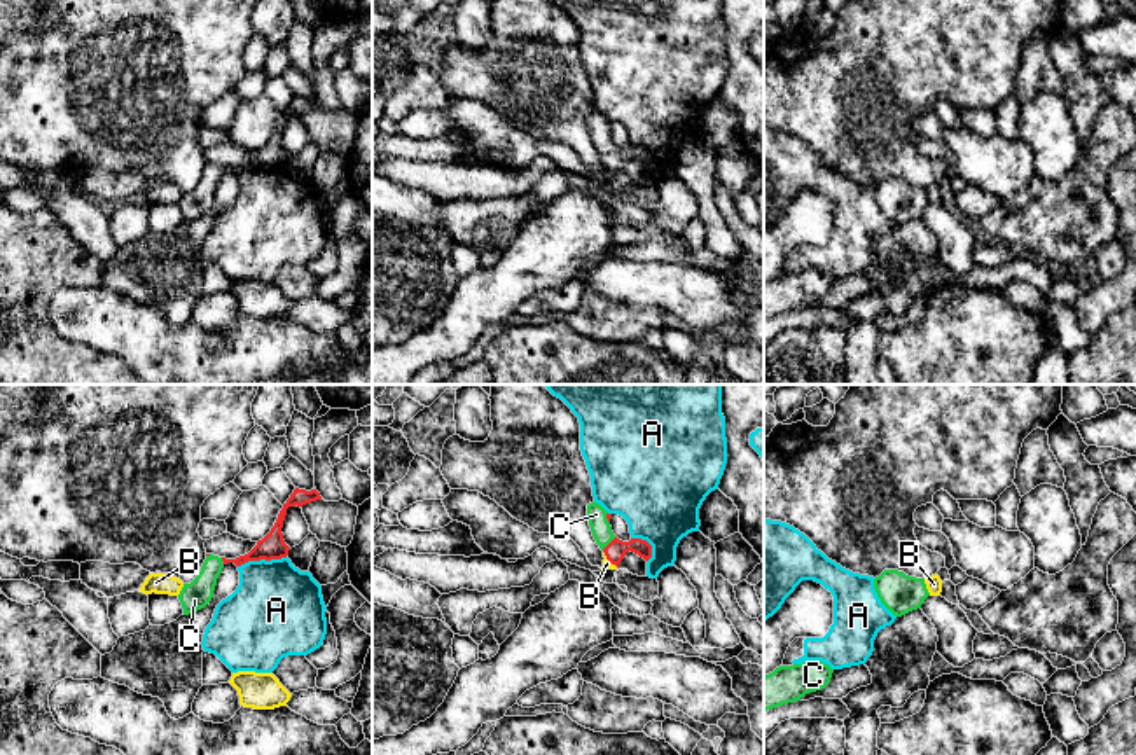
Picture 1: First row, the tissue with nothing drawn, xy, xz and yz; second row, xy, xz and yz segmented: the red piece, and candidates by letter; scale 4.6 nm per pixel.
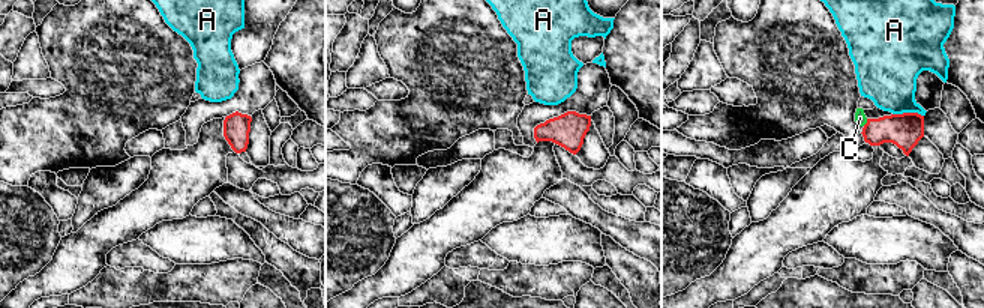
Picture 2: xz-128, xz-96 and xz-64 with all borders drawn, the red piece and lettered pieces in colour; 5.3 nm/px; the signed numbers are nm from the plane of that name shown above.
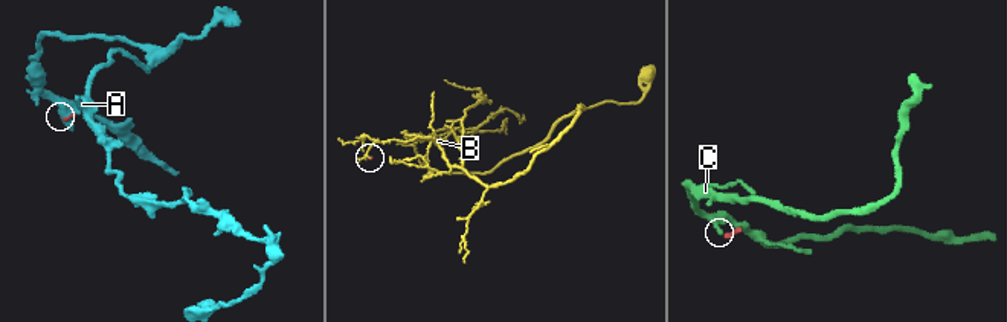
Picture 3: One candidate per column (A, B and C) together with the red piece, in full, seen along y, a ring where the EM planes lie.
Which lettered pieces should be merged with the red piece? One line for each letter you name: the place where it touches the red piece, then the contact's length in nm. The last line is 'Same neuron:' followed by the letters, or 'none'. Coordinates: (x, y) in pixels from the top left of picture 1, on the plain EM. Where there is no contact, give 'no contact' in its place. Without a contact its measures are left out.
C: meets red in xz at (610, 151); contact 90 nm long
Same neuron: C

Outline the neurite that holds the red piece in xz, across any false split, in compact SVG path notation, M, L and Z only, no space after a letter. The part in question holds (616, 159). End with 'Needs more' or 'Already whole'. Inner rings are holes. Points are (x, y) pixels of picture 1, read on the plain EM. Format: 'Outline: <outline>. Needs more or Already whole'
Outline: M592 110L587 114L587 128L592 145L606 168L619 177L624 164L631 159L648 170L652 166L652 154L641 147L631 147L629 150L619 149L610 135L610 126L599 112Z. Needs more

